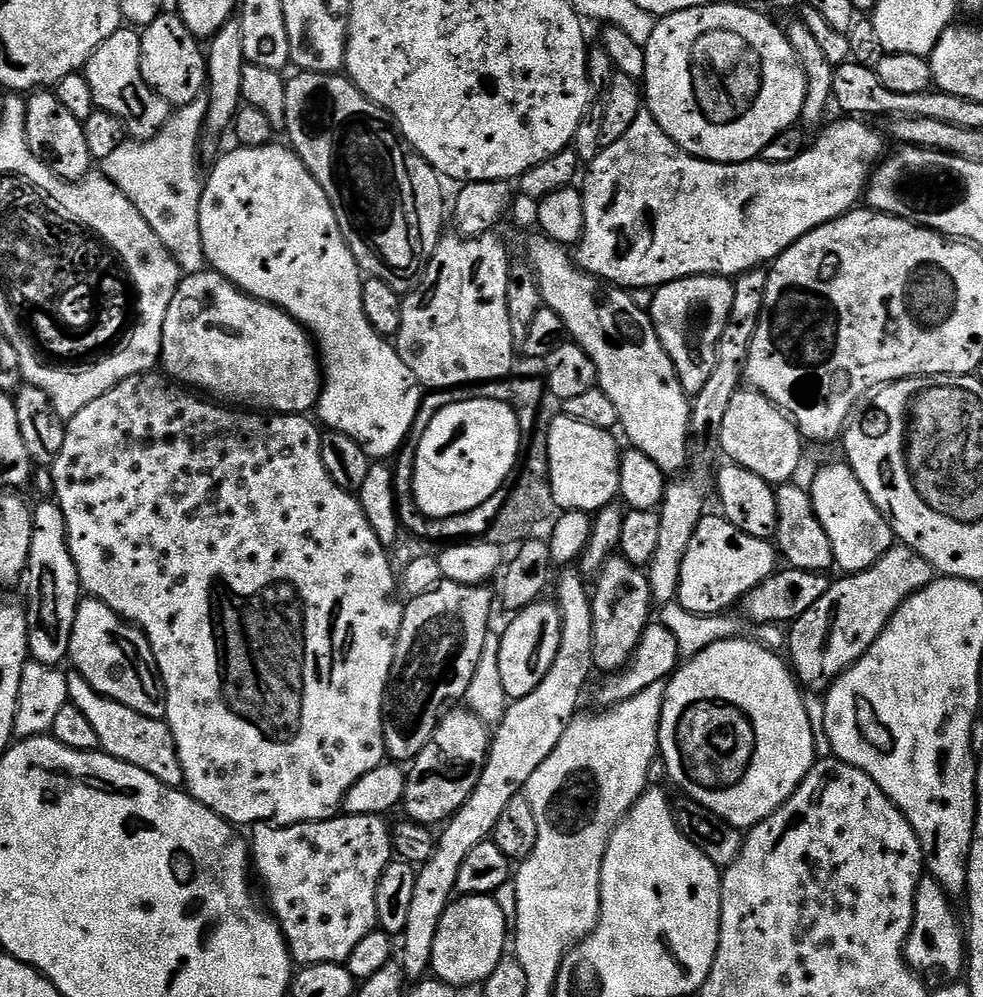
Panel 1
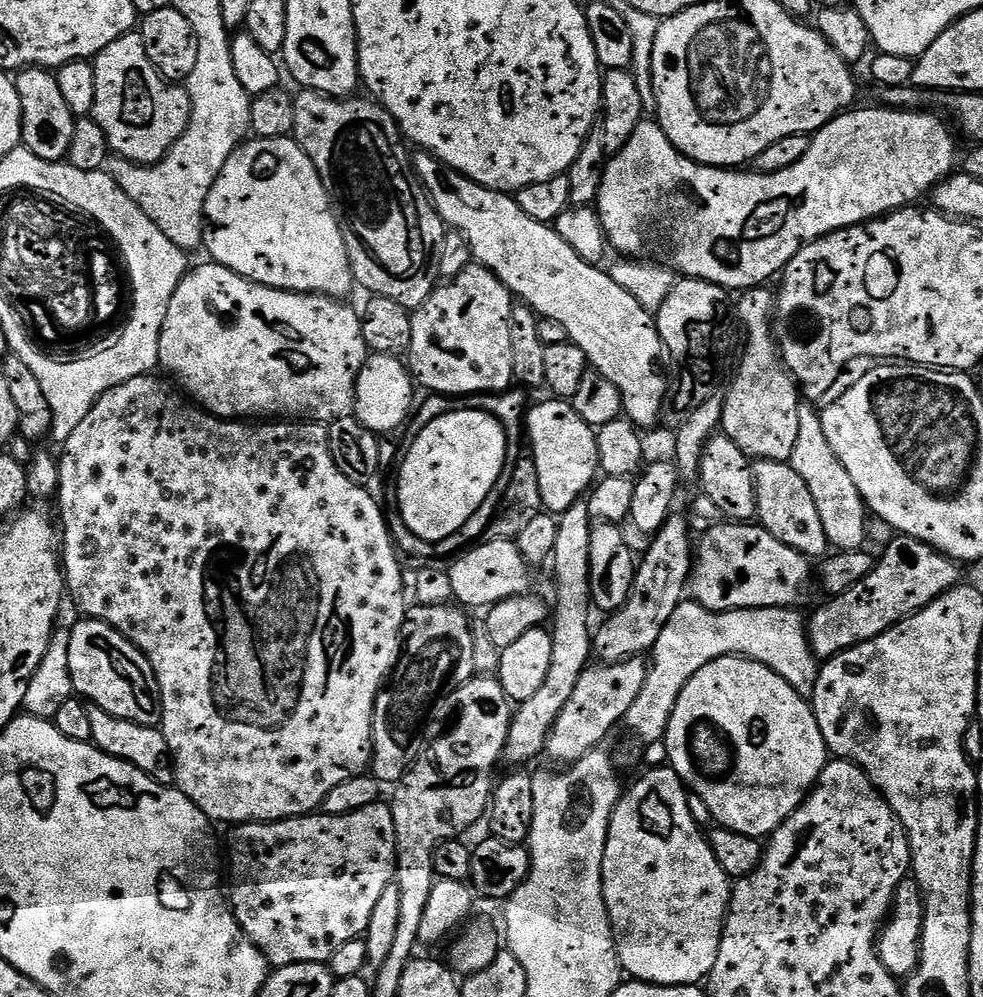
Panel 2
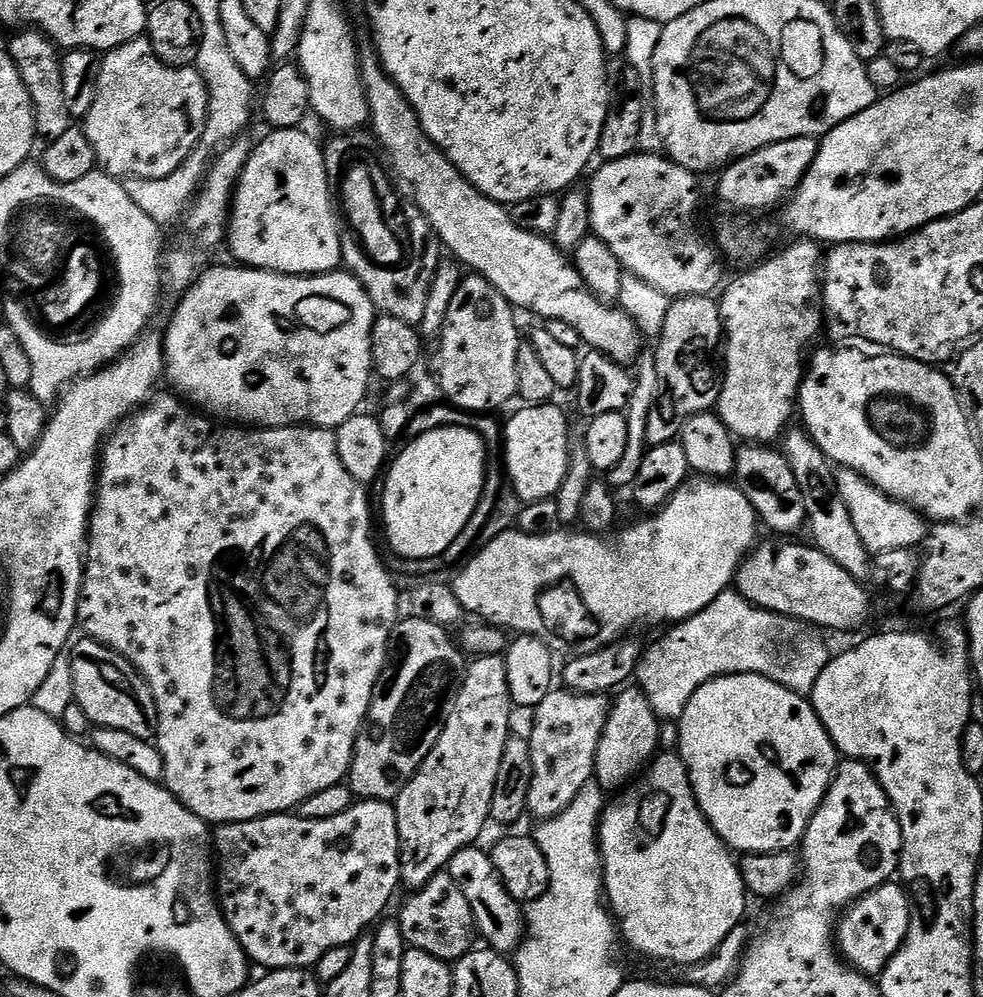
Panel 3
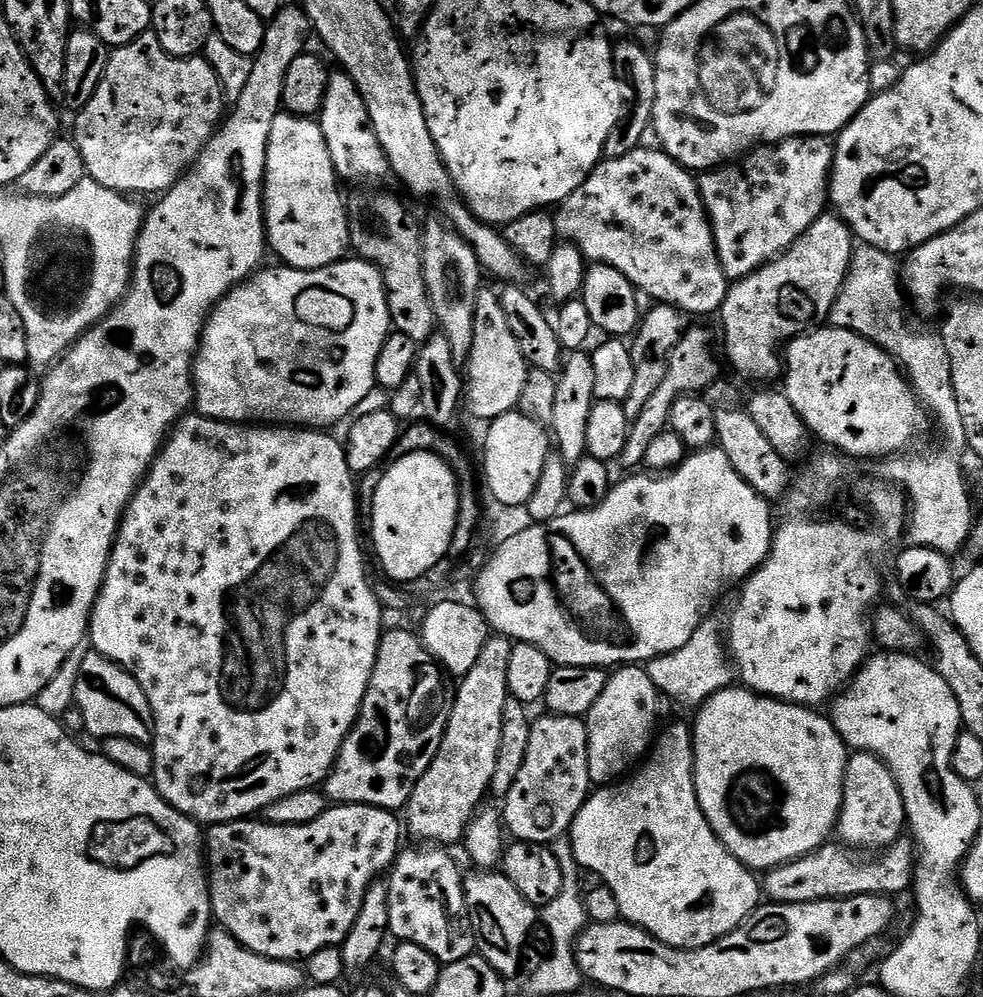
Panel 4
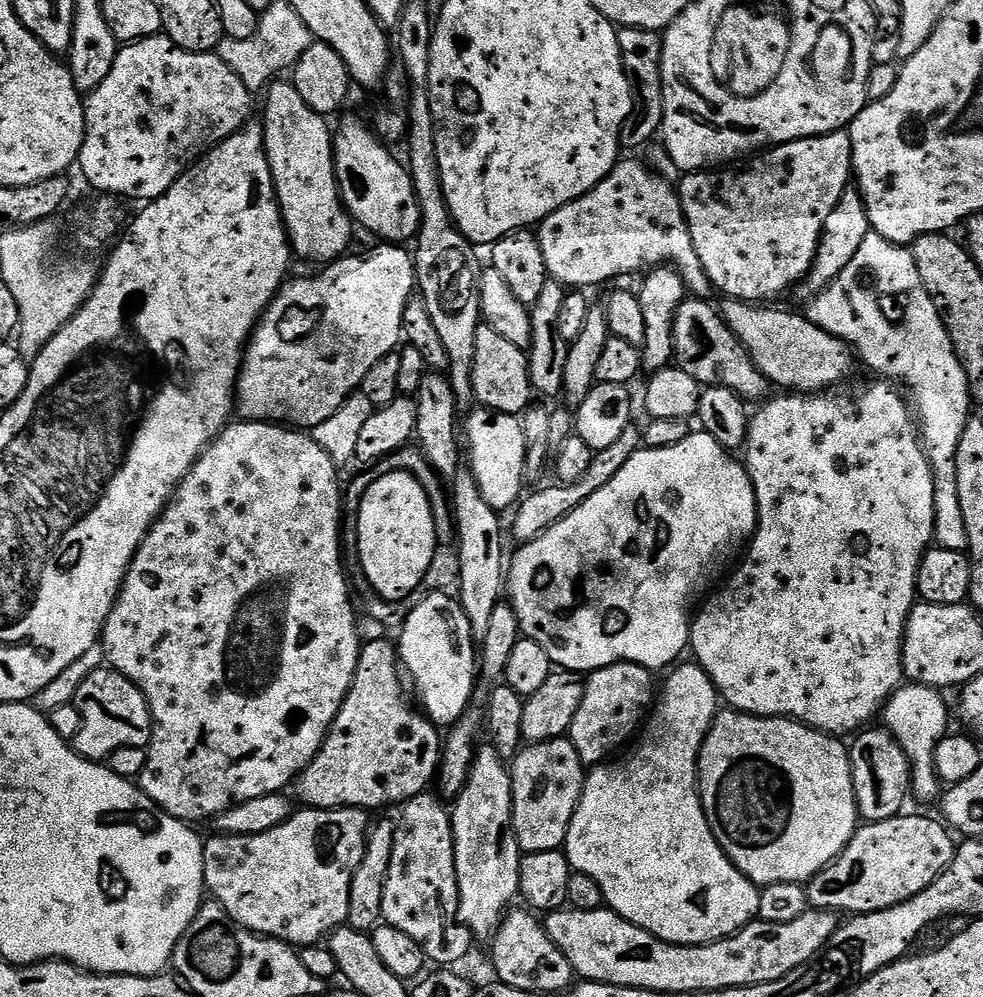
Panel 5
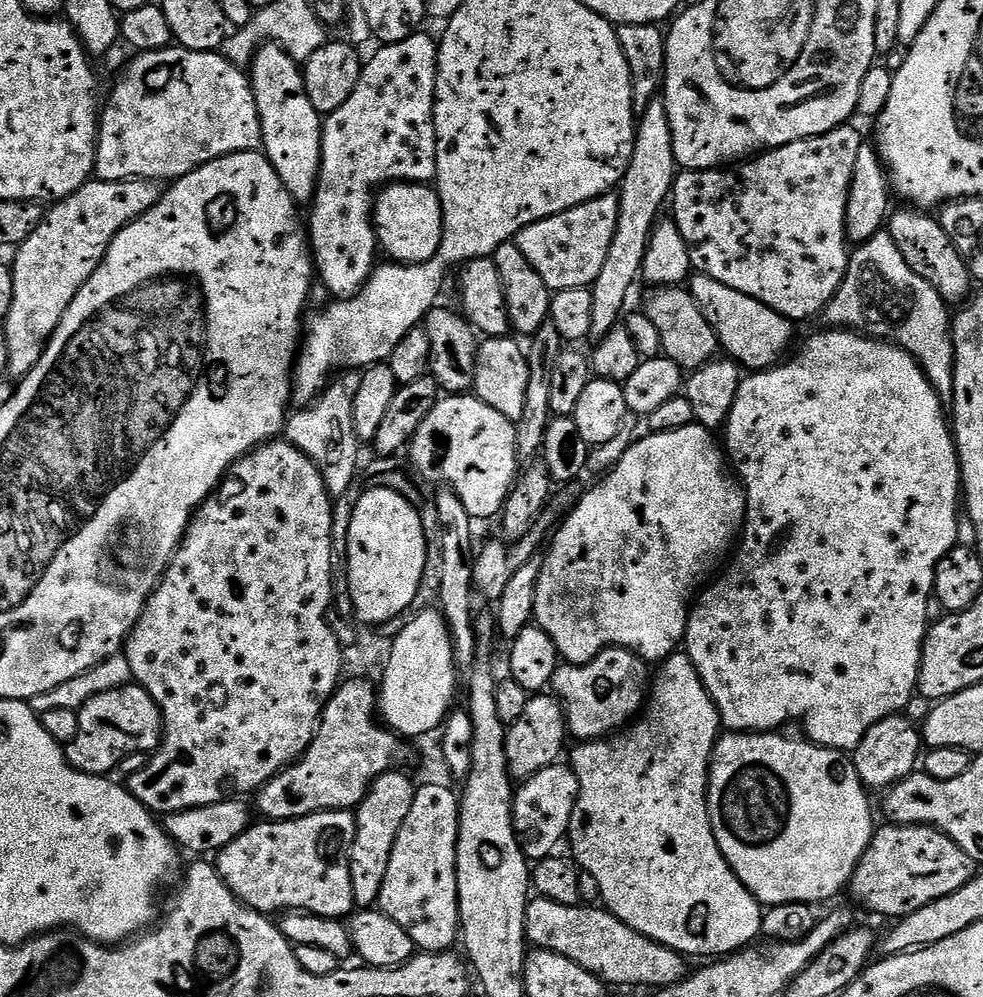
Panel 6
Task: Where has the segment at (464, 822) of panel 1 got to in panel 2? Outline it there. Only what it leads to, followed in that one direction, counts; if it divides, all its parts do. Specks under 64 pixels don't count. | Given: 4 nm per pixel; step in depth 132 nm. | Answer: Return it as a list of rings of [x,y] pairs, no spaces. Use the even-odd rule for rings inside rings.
[[[581,498],[574,506],[570,506],[570,510],[559,513],[558,519],[556,521],[558,526],[558,538],[554,538],[554,550],[552,551],[552,558],[550,561],[550,569],[556,575],[556,608],[554,604],[554,615],[550,620],[550,631],[552,634],[552,649],[550,650],[550,670],[546,673],[546,682],[542,682],[541,688],[538,690],[538,694],[534,694],[534,698],[530,698],[524,704],[519,705],[512,713],[512,725],[510,726],[510,734],[506,738],[506,746],[504,747],[503,759],[505,761],[509,760],[512,766],[524,766],[527,760],[532,760],[536,755],[543,753],[545,751],[546,745],[548,743],[548,735],[550,730],[554,726],[554,722],[558,718],[558,714],[562,714],[562,706],[566,706],[566,701],[569,700],[570,694],[574,694],[574,686],[578,686],[578,678],[582,678],[582,674],[590,667],[590,661],[593,659],[594,653],[592,651],[592,642],[594,639],[593,629],[590,627],[588,629],[588,608],[592,604],[592,591],[590,590],[590,534],[592,533],[594,527],[594,521],[590,510],[588,509],[587,499]]]

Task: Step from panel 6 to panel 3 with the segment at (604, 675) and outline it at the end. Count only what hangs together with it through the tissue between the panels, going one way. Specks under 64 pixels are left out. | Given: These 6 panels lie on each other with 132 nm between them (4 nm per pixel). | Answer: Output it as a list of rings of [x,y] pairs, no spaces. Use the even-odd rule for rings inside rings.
[[[628,686],[617,691],[608,710],[608,721],[602,730],[602,738],[598,742],[595,783],[605,790],[620,790],[633,778],[639,777],[652,763],[661,747],[660,727],[660,717],[654,714],[650,702],[639,687]]]

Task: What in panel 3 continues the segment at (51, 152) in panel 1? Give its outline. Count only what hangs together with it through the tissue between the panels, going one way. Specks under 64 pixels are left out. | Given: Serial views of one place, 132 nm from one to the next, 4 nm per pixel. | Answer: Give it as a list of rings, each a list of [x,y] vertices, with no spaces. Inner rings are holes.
[[[20,30],[16,37],[8,40],[8,53],[22,74],[22,82],[30,94],[30,102],[34,105],[34,122],[37,137],[51,142],[62,138],[68,128],[73,127],[74,117],[66,106],[66,94],[62,94],[62,59],[61,49],[56,43],[39,30]]]

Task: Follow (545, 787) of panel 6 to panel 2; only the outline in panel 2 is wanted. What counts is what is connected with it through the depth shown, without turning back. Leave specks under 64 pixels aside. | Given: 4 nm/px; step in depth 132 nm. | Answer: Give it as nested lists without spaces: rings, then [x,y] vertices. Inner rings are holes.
[[[643,659],[623,660],[617,664],[597,663],[590,666],[578,678],[578,686],[574,686],[574,694],[570,694],[566,706],[562,706],[562,714],[554,722],[548,735],[546,756],[557,760],[557,765],[567,766],[580,760],[587,752],[595,752],[600,744],[616,728],[616,723],[623,721],[628,715],[630,706],[634,706],[634,698],[642,694],[642,686],[646,686],[648,664]]]

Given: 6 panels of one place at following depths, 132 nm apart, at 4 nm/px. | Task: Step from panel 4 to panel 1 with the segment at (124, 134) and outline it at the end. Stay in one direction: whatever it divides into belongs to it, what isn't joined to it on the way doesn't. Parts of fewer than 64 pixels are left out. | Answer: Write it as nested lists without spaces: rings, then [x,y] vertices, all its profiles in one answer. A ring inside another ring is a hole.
[[[122,26],[98,50],[92,52],[82,74],[90,82],[90,94],[101,112],[114,114],[124,124],[125,133],[134,140],[149,140],[162,130],[168,121],[170,106],[146,86],[140,69],[140,32],[131,26]]]

